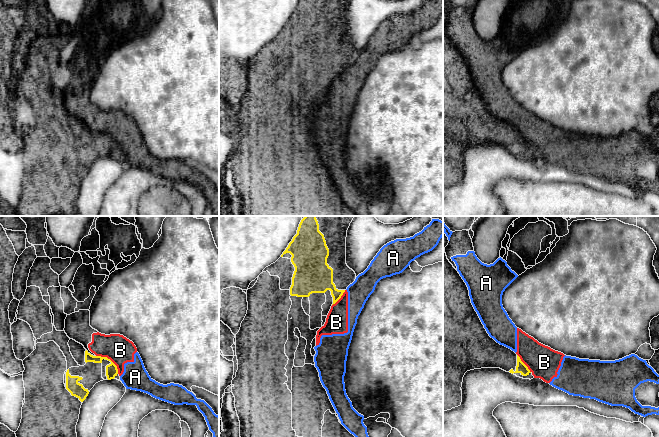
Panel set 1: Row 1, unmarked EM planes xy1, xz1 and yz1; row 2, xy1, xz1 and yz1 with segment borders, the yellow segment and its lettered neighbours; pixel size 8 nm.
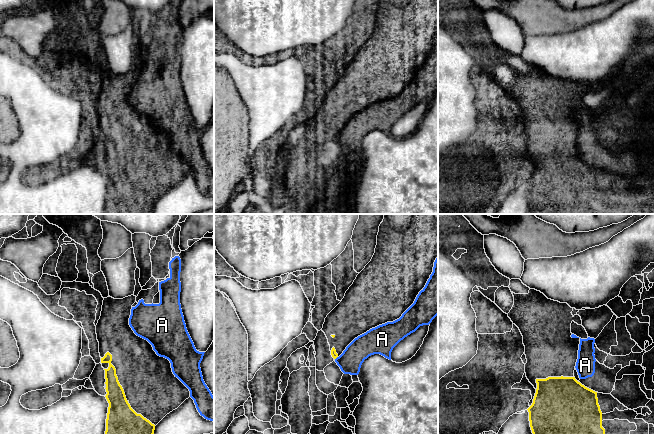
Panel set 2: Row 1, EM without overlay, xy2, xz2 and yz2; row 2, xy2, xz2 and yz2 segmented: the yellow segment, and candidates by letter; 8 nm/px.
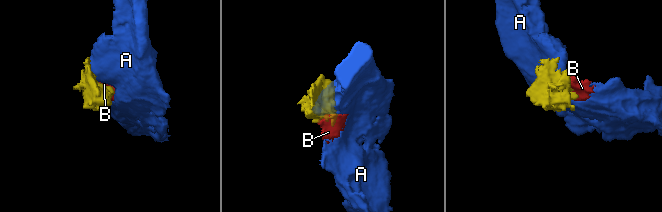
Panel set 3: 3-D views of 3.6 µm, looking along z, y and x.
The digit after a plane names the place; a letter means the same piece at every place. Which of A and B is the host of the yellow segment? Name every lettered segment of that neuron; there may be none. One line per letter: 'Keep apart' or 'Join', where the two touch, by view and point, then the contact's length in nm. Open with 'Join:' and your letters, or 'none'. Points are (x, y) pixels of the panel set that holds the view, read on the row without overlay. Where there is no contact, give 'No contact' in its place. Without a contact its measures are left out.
Join: none
A: Keep apart. Touches yellow at xz2 (336, 133). Shared border 40 nm
B: Keep apart. Touches yellow at xy1 (110, 136). Shared border 240 nm

